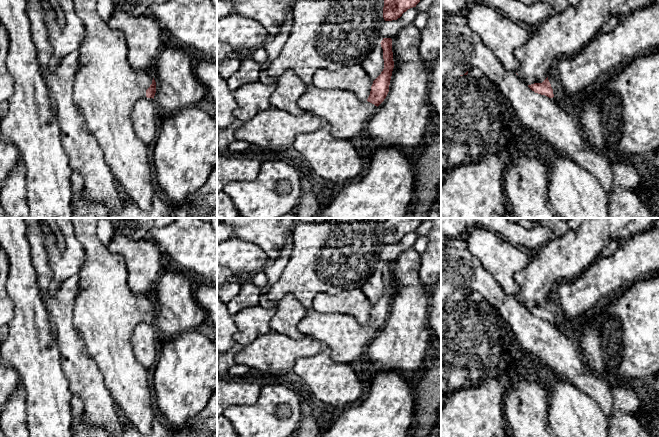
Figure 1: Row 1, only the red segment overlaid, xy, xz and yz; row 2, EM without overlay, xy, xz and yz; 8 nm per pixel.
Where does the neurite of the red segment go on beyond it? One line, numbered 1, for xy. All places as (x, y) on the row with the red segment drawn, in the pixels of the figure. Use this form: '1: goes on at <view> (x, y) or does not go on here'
1: goes on at xy (106, 88)

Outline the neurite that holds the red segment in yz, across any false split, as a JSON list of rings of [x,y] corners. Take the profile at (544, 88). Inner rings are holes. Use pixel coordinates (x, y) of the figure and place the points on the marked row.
[[[552,72],[542,83],[534,83],[528,87],[535,93],[553,98],[561,108],[568,114],[575,116],[578,108],[574,104],[574,100],[569,99],[563,92],[563,89]]]

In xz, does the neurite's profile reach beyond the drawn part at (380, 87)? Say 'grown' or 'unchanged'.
grown

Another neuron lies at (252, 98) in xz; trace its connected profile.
[[[260,81],[244,84],[233,91],[237,108],[233,115],[241,123],[249,121],[257,113],[271,108],[270,96],[276,88],[274,84],[263,84]]]

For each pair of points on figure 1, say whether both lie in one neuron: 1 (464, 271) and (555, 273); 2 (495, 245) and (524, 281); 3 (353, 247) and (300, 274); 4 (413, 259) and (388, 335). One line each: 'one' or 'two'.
1: two
2: two
3: one
4: one

